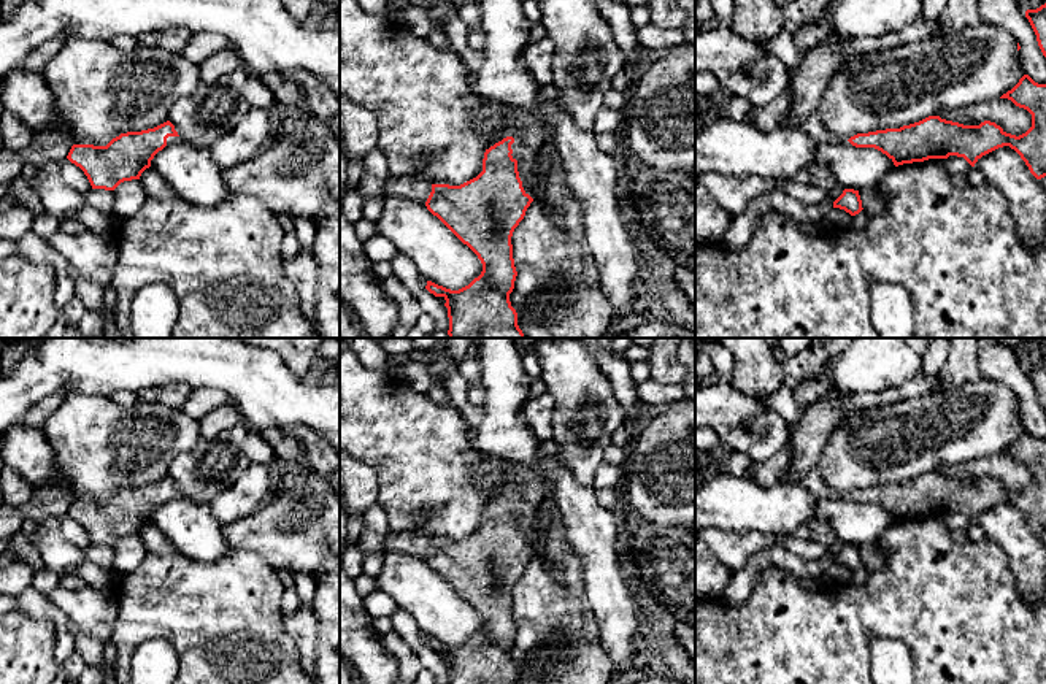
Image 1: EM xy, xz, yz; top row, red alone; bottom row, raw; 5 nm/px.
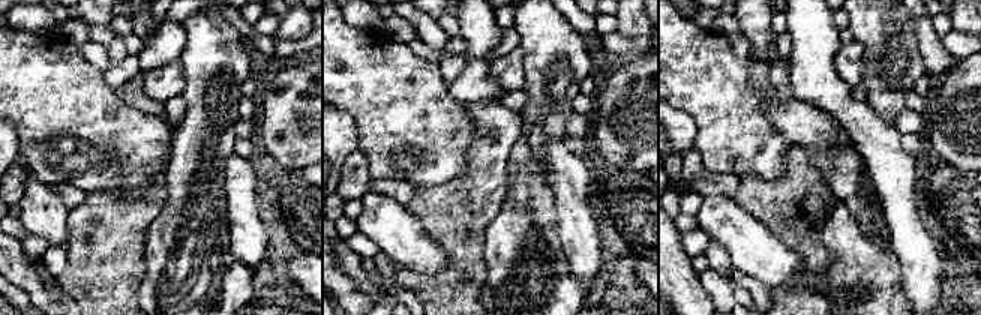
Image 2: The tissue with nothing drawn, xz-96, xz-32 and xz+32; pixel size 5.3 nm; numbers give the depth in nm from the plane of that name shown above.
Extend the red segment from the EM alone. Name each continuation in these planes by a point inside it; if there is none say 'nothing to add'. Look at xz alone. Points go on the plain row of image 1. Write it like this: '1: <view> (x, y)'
1: xz (529, 488)

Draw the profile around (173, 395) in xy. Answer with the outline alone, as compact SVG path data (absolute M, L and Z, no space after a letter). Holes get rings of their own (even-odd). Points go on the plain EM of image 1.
M183 382L168 384L162 387L146 387L137 392L138 402L163 403L175 409L183 409L184 402L190 394L189 386Z

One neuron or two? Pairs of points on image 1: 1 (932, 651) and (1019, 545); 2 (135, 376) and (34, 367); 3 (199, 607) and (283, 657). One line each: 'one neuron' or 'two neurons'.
1: two neurons
2: one neuron
3: one neuron

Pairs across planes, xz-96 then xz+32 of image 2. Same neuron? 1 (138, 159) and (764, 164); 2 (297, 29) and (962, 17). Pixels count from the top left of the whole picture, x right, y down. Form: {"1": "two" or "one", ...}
{"1": "one", "2": "one"}

